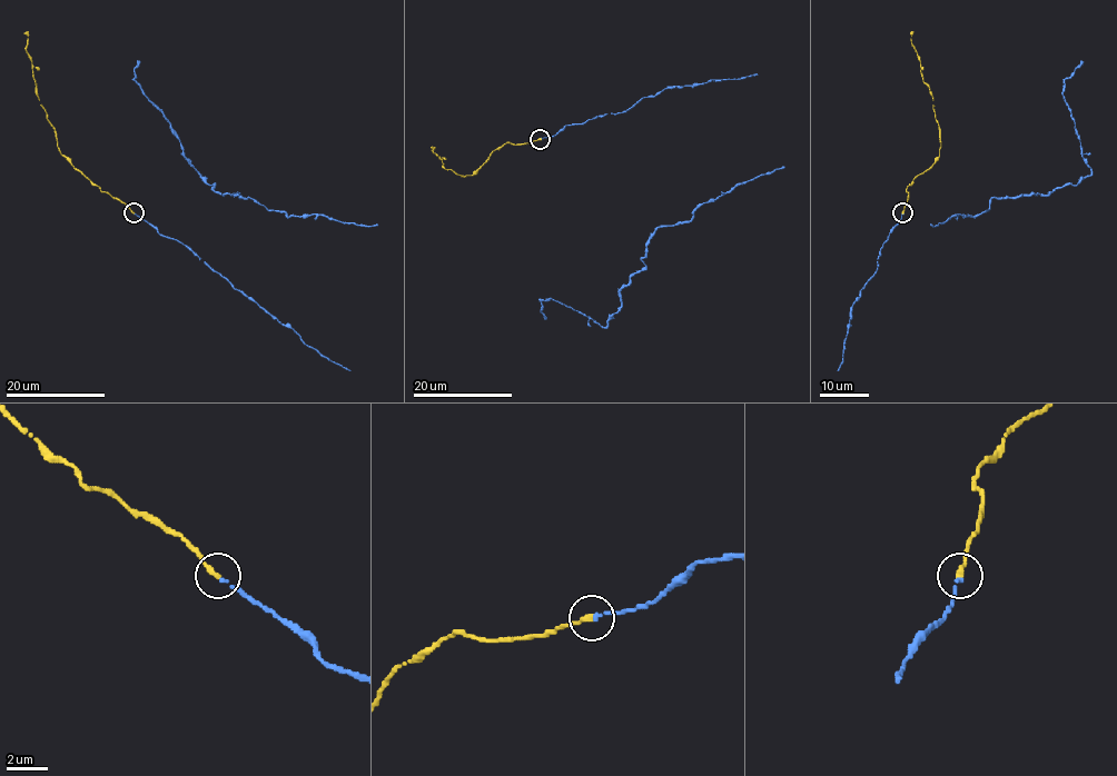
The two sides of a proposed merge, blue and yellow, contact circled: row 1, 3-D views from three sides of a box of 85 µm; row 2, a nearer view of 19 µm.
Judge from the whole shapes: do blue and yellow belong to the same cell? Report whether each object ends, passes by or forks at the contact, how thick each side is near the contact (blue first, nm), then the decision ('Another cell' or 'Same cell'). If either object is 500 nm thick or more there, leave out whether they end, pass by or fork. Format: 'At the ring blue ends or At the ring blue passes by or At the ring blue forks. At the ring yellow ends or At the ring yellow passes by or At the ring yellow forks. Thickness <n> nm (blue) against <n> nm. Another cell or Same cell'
At the ring blue ends. At the ring yellow ends. Thickness 200 nm (blue) against 320 nm. Same cell

